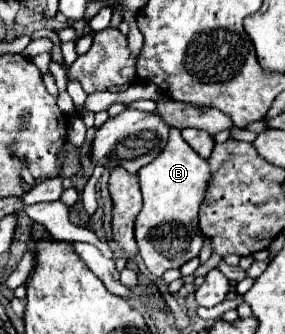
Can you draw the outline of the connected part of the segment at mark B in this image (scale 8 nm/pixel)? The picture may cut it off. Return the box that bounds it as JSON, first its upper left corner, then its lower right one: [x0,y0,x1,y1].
[135,129,211,277]

